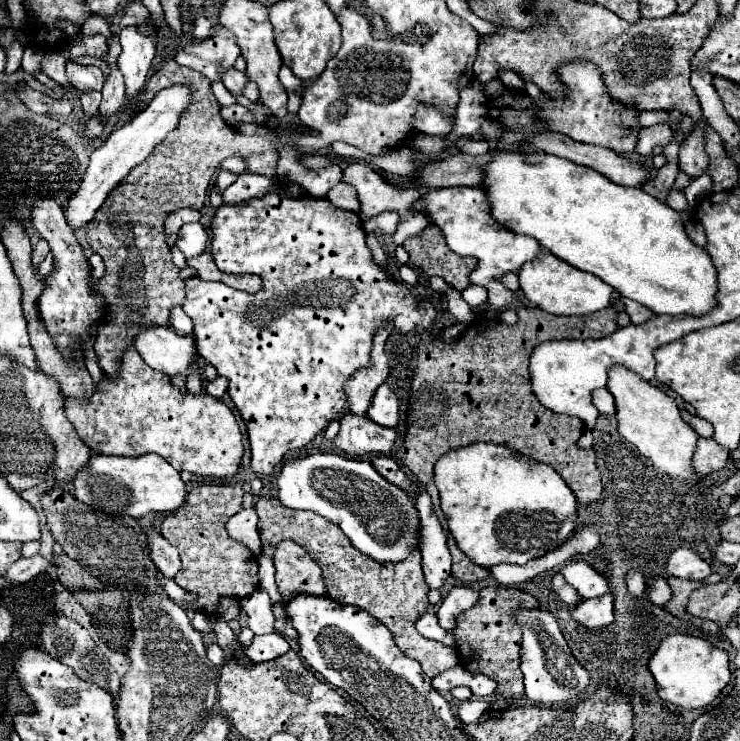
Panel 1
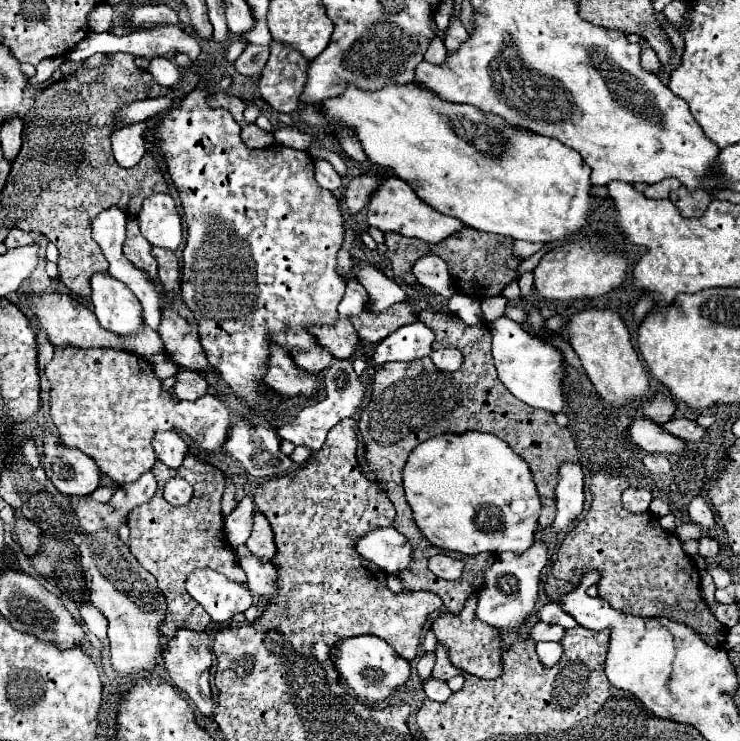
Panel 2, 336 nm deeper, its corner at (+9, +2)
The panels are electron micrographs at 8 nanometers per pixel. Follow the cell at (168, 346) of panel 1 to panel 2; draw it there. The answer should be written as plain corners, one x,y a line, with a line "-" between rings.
96,273
92,283
92,305
100,325
114,335
136,335
144,327
140,301
132,291
108,273

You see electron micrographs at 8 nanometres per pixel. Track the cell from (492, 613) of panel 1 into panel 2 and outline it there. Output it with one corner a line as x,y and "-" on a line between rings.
470,595
460,615
452,615
450,611
440,613
432,623
432,629
436,639
450,647
450,661
456,667
482,679
498,679
502,675
502,653
504,653
502,637
496,627
476,619
476,599
478,595

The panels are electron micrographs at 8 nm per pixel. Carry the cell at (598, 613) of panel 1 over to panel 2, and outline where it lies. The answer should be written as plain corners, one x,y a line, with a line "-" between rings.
538,621
530,633
530,637
534,641
560,641
564,637
564,627
560,625
552,625
552,623
544,623
544,621

